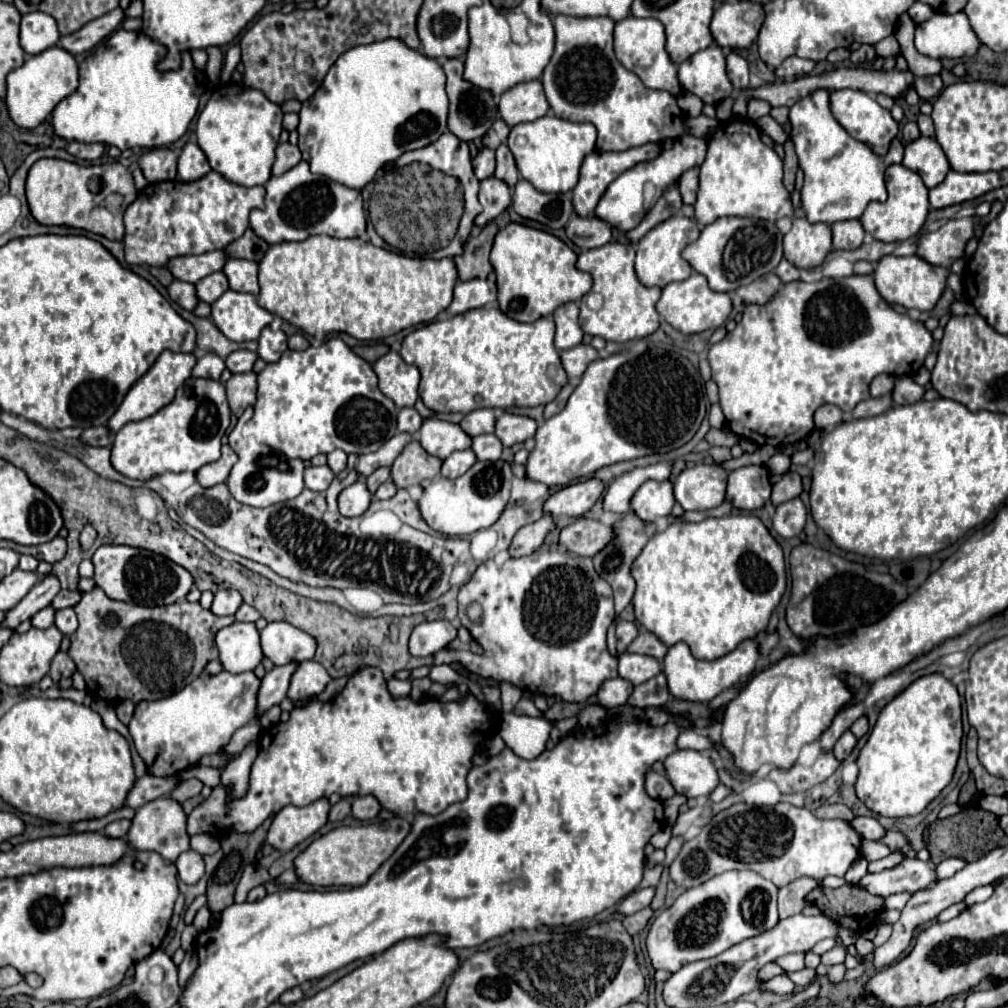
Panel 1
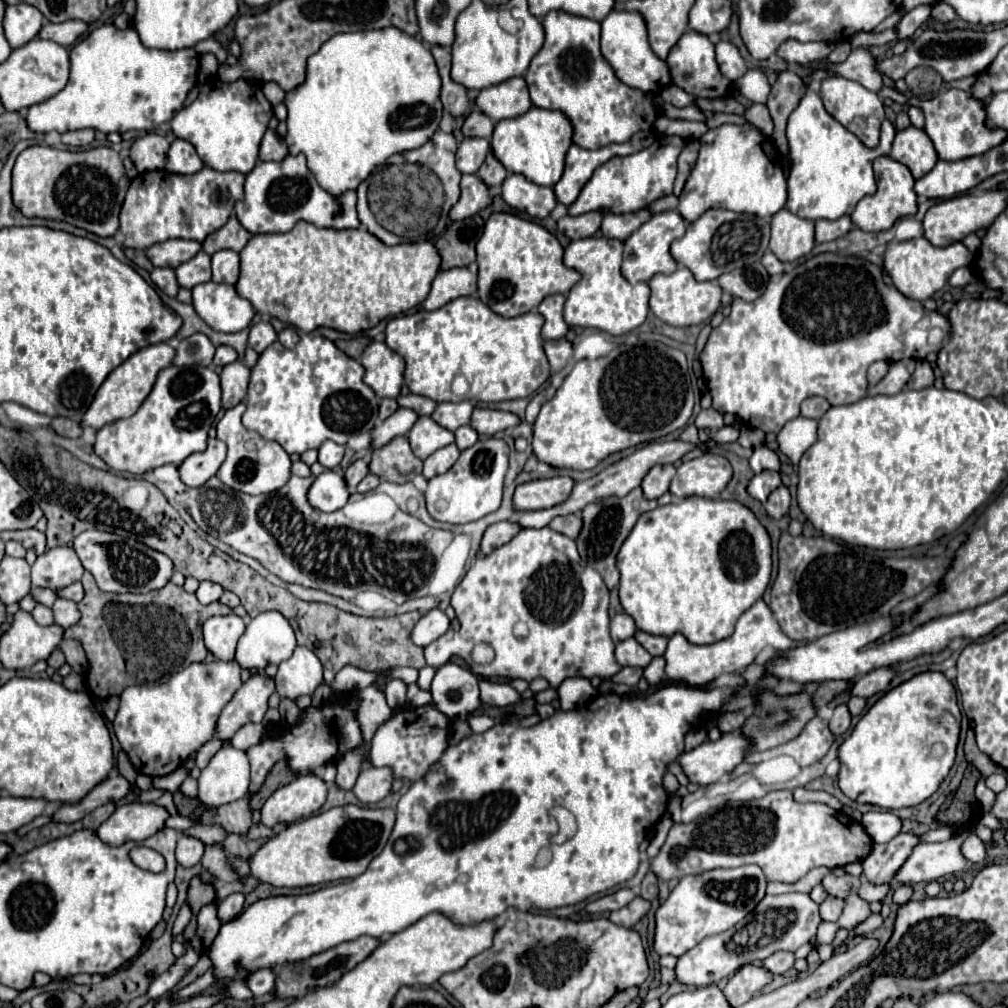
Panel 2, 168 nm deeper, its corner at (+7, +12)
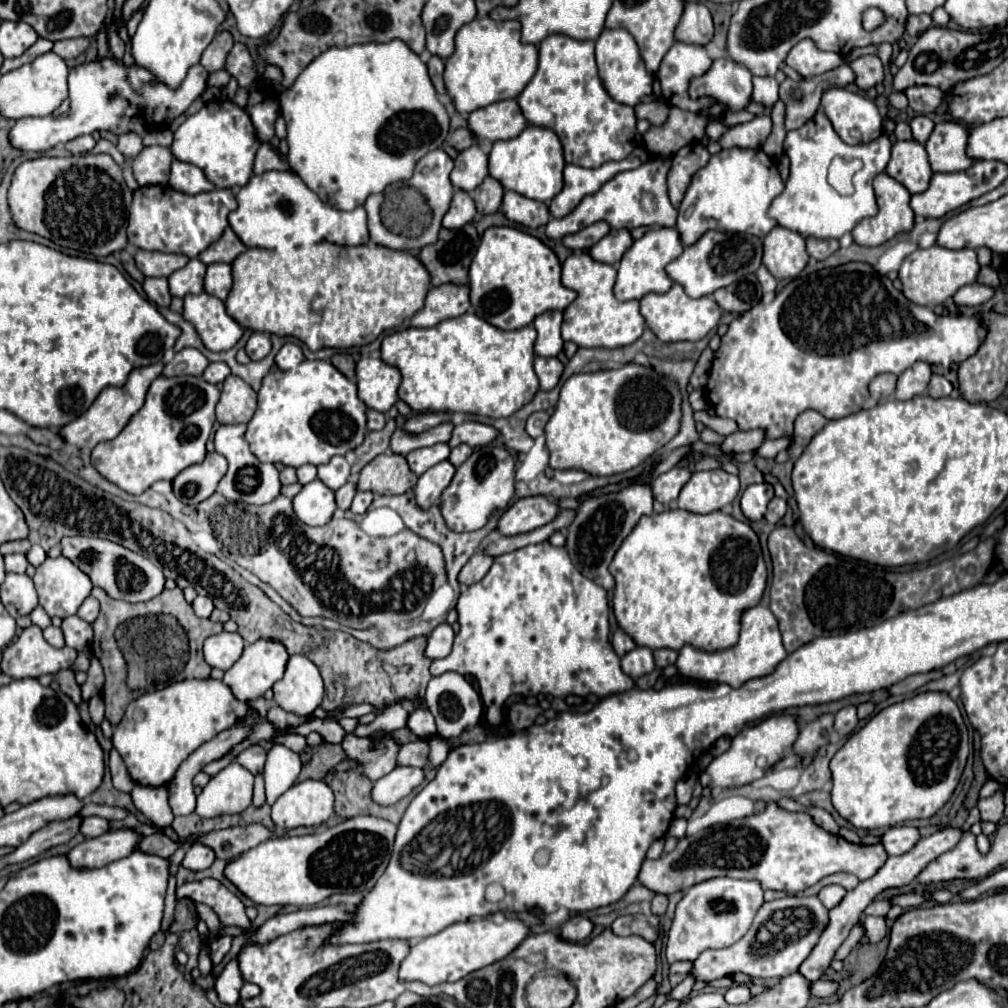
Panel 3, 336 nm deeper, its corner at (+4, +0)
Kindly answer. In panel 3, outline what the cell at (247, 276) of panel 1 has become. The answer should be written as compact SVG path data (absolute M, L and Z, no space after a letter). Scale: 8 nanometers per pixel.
M211 263L207 265L207 279L203 281L203 291L209 295L219 297L221 301L227 299L231 291L231 265L229 263Z

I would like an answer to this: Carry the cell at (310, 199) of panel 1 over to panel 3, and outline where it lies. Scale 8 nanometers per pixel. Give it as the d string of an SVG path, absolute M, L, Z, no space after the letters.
M267 171L263 175L253 175L237 193L237 203L237 211L229 215L229 225L245 247L275 249L281 243L303 245L321 241L357 247L369 241L365 207L341 211L323 203L293 171Z

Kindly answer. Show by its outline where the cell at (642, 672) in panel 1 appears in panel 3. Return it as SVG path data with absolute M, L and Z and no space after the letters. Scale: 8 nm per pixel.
M635 647L633 651L629 651L627 655L621 657L621 667L633 679L637 679L641 675L647 675L655 669L653 651L649 647Z

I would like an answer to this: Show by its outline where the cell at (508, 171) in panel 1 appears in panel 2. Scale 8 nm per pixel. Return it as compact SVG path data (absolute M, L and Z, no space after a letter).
M490 151L488 157L486 157L486 161L482 163L482 167L478 169L476 175L478 175L480 179L484 179L484 183L488 183L490 187L498 187L498 185L502 185L502 181L506 179L508 171L506 171L506 167L496 159L496 155Z

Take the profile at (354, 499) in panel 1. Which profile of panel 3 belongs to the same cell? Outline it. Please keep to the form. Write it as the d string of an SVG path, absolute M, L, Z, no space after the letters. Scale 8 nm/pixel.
M319 479L301 487L301 491L293 497L293 511L299 521L307 525L323 525L335 513L335 495L333 491Z

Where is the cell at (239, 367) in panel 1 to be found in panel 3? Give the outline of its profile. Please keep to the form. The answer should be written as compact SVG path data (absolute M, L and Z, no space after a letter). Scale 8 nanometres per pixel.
M209 363L201 377L203 377L207 383L213 383L213 385L215 385L215 383L225 381L225 377L227 377L229 373L231 373L231 371L229 371L229 367L227 367L225 363Z

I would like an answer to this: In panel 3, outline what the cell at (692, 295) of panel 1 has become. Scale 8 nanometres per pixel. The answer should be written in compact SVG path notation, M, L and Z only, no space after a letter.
M673 283L673 287L667 293L647 293L641 299L641 315L645 317L647 327L665 343L675 341L699 341L709 331L713 331L719 323L721 309L715 303L713 295L705 295L699 299L689 297L679 283Z

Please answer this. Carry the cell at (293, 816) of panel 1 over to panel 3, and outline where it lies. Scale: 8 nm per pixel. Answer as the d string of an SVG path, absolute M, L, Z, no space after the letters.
M307 779L287 789L273 803L273 821L277 829L323 825L333 815L333 791L325 781Z

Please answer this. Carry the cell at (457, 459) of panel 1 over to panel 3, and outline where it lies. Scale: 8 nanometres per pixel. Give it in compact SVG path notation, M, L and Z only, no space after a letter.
M441 461L435 467L427 469L419 477L417 485L413 487L413 493L415 493L415 499L417 499L417 507L427 511L429 507L439 505L439 497L449 487L453 475L455 475L455 467L449 461Z

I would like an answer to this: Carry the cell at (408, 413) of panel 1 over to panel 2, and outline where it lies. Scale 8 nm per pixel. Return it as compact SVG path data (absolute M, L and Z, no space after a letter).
M382 399L382 405L380 405L380 421L388 419L392 413L396 413L400 409L398 401L396 399Z

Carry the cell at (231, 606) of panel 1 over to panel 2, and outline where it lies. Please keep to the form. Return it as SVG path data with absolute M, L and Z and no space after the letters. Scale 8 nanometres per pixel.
M202 581L198 591L196 591L196 597L202 605L210 605L214 601L220 599L220 595L224 593L224 587L218 585L218 583L212 583L212 581Z

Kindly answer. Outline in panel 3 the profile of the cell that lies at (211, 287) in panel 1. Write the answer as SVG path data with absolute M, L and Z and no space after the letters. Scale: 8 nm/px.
M189 259L185 267L173 271L169 275L169 291L175 297L183 297L187 293L201 293L203 291L203 275L205 265L199 259Z

